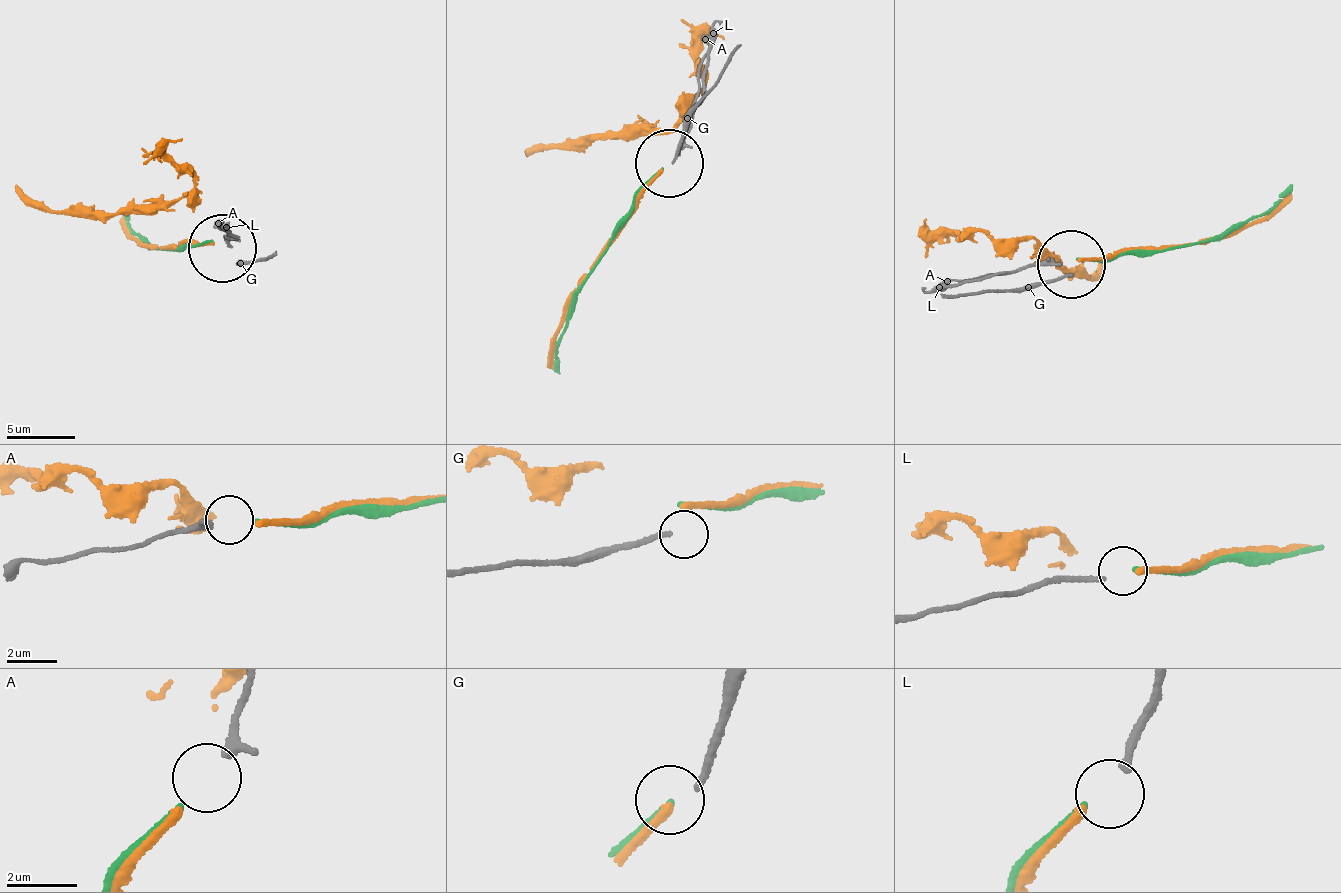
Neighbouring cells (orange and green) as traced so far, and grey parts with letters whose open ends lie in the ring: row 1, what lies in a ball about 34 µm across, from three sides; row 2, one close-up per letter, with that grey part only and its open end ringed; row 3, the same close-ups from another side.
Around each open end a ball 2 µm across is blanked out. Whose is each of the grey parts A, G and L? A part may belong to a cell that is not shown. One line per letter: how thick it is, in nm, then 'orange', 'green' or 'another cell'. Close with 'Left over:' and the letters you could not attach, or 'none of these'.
A: 320 nm | green
G: 200 nm | another cell
L: 240 nm | orange
Left over: G

